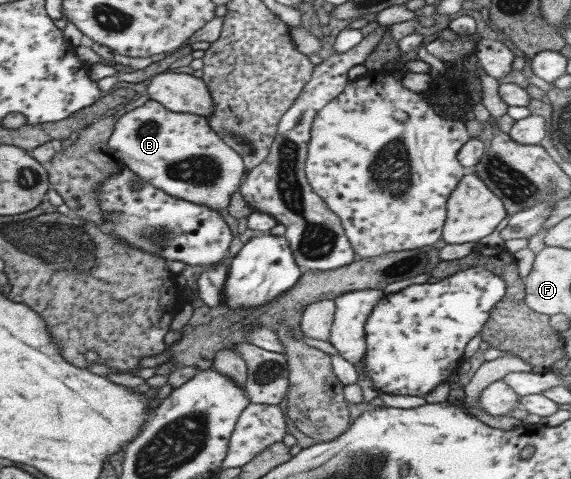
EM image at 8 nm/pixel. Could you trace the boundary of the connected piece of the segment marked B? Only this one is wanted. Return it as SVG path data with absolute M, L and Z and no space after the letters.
M152 100L116 118L107 145L138 179L171 197L209 209L225 209L243 177L241 156L223 143L206 118L174 113Z

